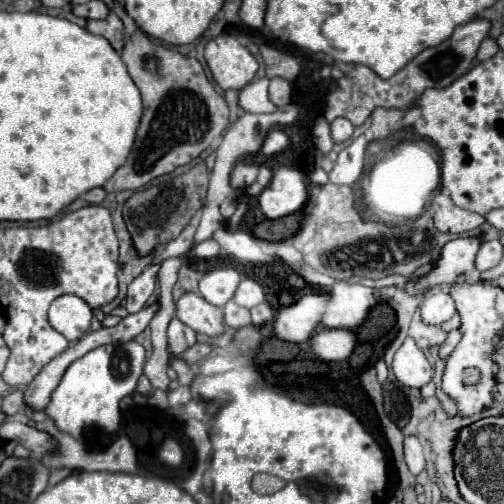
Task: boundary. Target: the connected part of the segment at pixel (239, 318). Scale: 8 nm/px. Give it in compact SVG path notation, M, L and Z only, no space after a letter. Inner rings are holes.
M230 300L226 306L224 306L224 322L230 326L230 328L244 328L248 324L252 324L252 318L250 318L250 310L248 308L242 308L238 306L234 300Z

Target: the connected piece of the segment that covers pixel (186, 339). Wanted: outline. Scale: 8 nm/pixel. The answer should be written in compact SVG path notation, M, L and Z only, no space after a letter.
M172 318L168 326L168 352L172 356L178 356L194 344L196 344L196 332L186 324L182 324L178 318Z

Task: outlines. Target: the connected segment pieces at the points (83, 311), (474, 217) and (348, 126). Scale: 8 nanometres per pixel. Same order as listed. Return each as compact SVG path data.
M66 294L52 302L48 310L48 322L56 332L66 336L70 342L76 342L90 328L92 308L82 298Z
M438 192L432 198L432 210L434 210L434 224L440 232L448 234L462 234L470 232L484 224L484 216L468 212L464 208L458 208L446 194Z
M336 118L330 124L330 128L332 128L334 142L346 142L346 140L350 140L350 136L354 132L354 126L352 126L352 122L348 122L348 118Z

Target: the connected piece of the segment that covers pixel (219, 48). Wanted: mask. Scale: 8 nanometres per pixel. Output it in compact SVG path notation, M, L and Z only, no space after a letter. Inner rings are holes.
M222 34L212 38L204 50L212 78L222 90L240 90L256 74L258 62L234 36Z

